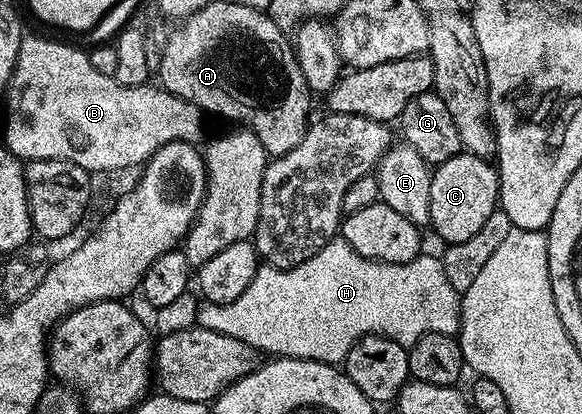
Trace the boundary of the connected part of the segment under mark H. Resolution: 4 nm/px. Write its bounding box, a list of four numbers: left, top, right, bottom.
[198,240,462,364]

